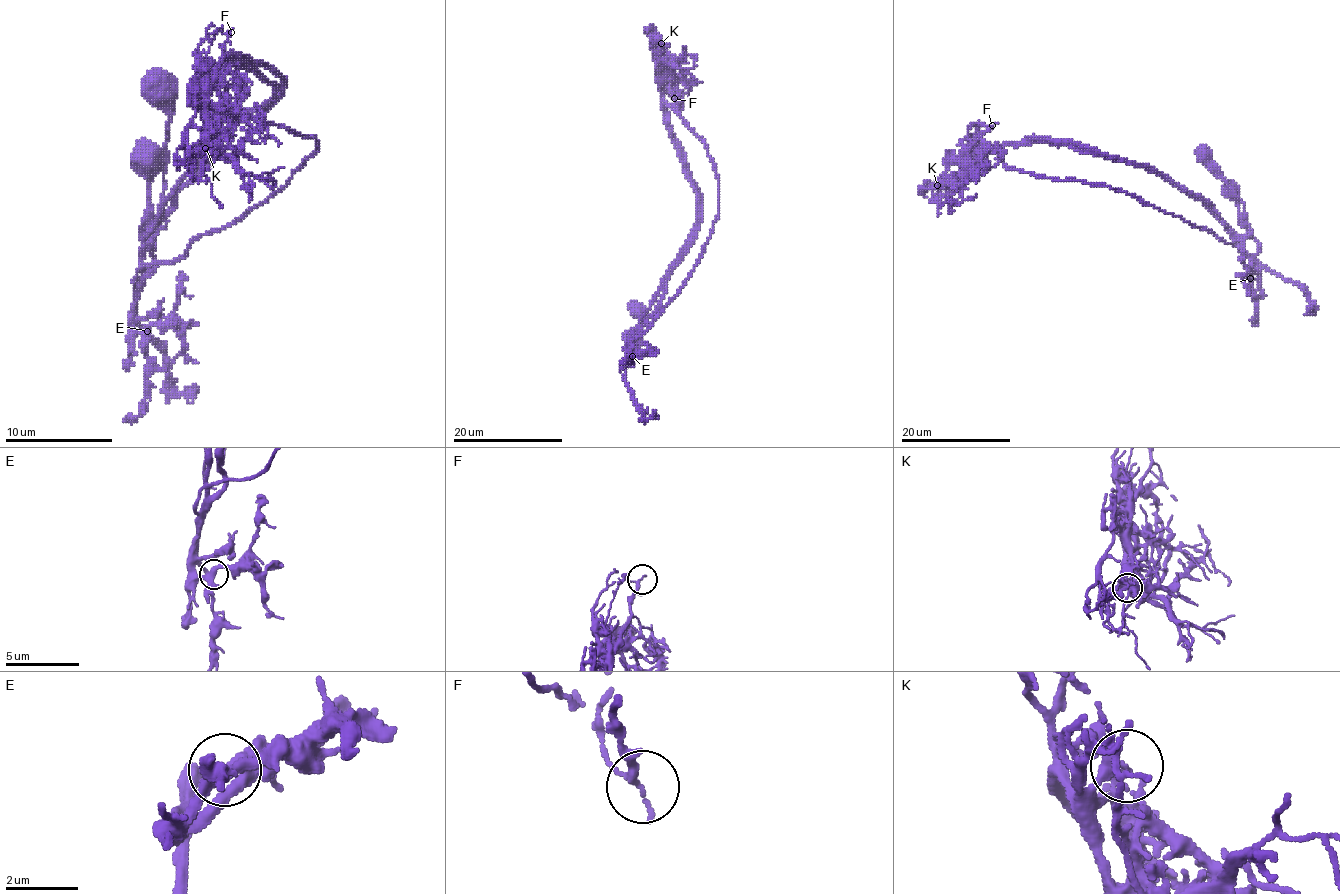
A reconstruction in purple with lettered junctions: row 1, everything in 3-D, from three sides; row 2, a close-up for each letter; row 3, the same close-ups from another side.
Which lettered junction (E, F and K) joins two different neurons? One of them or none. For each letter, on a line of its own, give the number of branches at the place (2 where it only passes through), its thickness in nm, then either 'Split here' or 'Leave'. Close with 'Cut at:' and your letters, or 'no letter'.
E: Branches: 3. Thickness 320 nm. Leave
F: Branches: 2. Thickness 200 nm. Leave
K: Branches: 4. Thickness 220 nm. Split here
Cut at: K

